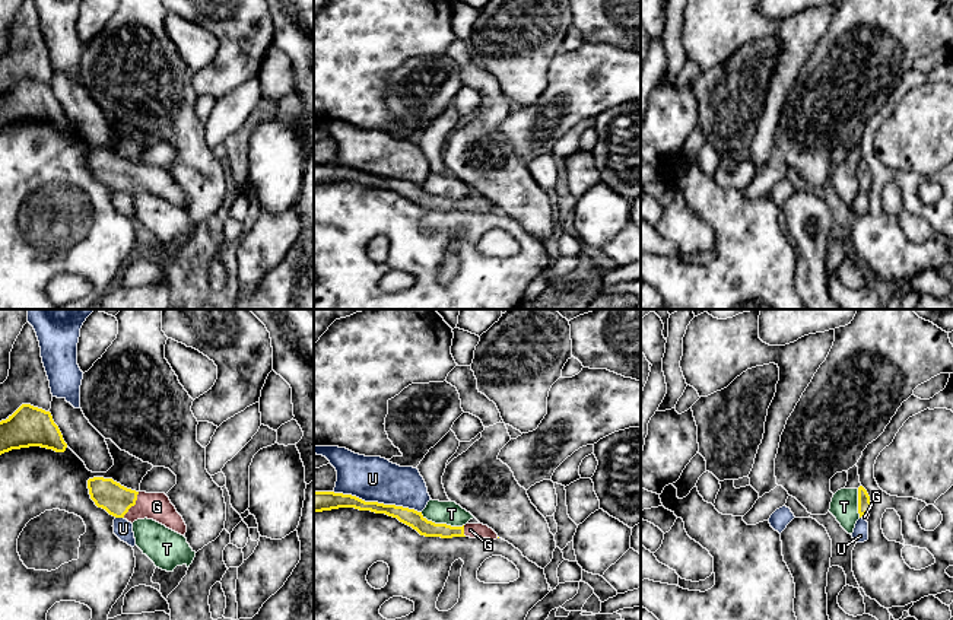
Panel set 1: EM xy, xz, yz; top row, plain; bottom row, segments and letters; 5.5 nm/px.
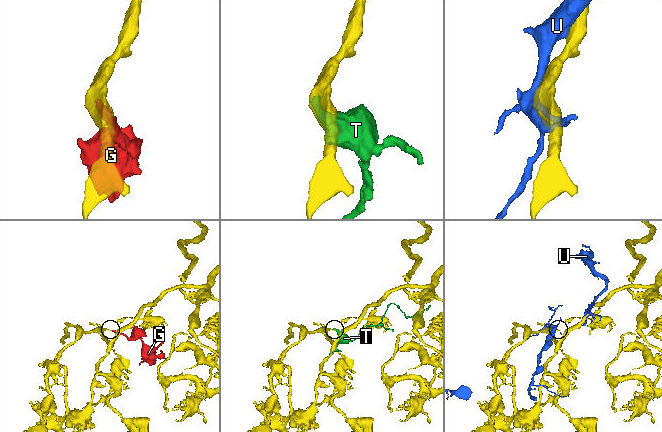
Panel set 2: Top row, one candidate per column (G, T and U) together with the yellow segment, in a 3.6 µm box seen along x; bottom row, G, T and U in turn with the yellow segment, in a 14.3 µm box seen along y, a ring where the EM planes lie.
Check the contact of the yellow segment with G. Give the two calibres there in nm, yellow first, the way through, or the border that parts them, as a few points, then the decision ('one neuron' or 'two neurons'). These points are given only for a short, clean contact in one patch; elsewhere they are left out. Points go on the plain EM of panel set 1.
170/150 nm | across xy (116, 172), (133, 178), (156, 180) | one neuron

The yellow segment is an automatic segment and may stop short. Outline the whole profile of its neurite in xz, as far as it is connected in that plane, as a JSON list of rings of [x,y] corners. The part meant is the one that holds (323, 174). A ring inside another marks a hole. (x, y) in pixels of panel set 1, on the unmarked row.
[[[314,165],[314,185],[331,184],[339,181],[355,181],[359,184],[371,184],[375,187],[385,187],[397,191],[400,195],[412,200],[420,209],[425,210],[470,210],[470,212],[490,212],[496,213],[498,207],[483,197],[466,197],[463,200],[451,200],[447,197],[435,197],[428,194],[422,185],[414,182],[384,178],[378,175],[365,175],[352,168],[334,166],[334,165]]]

